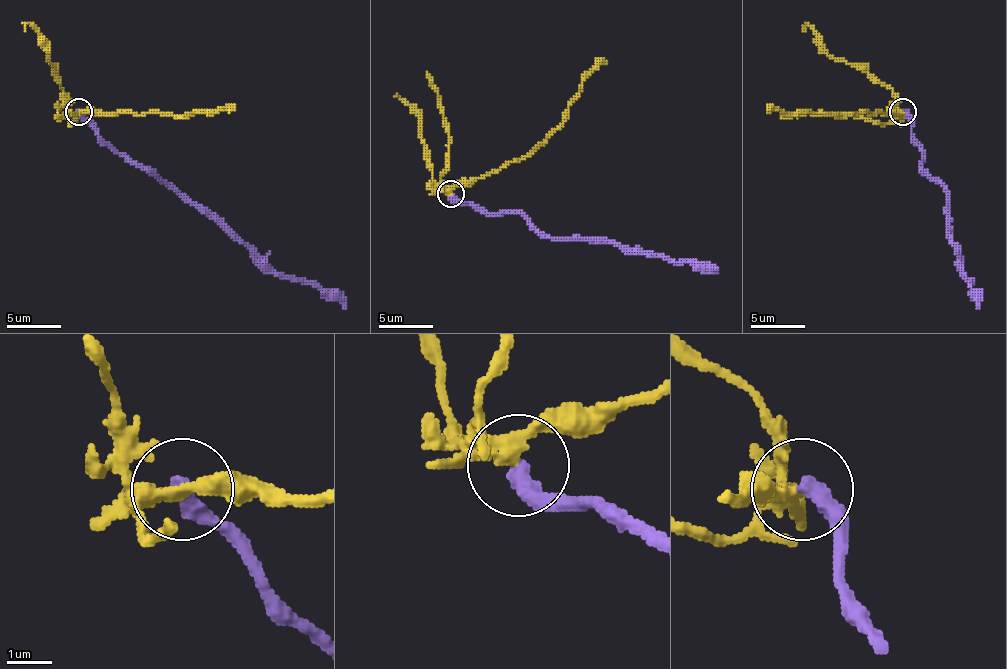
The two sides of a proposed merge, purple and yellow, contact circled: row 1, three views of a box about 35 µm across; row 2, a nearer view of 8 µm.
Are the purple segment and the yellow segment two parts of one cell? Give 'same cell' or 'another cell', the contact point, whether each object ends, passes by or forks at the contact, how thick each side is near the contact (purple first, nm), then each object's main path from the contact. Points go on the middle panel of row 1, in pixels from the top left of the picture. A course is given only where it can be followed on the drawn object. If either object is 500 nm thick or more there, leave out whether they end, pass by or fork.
another cell | (450, 193) | purple ends | yellow passes by | 400/280 nm | purple via (451, 194), (489, 213), (519, 213), (552, 238), (606, 238), (617, 246), (688, 262), (707, 262), (718, 270) | yellow via (451, 194), (456, 183), (473, 183), (511, 161), (525, 159), (563, 121), (579, 85), (606, 61)

